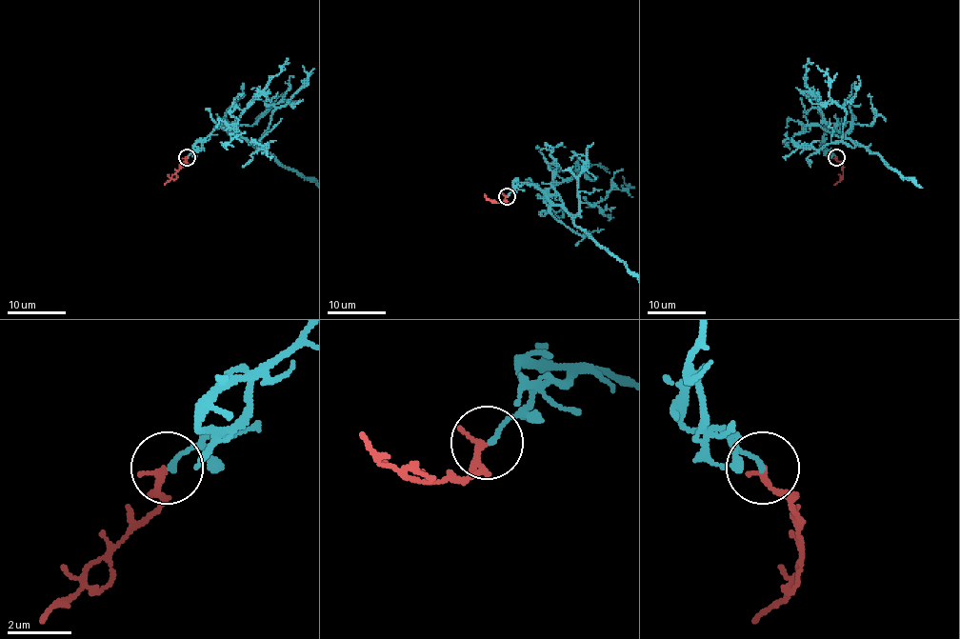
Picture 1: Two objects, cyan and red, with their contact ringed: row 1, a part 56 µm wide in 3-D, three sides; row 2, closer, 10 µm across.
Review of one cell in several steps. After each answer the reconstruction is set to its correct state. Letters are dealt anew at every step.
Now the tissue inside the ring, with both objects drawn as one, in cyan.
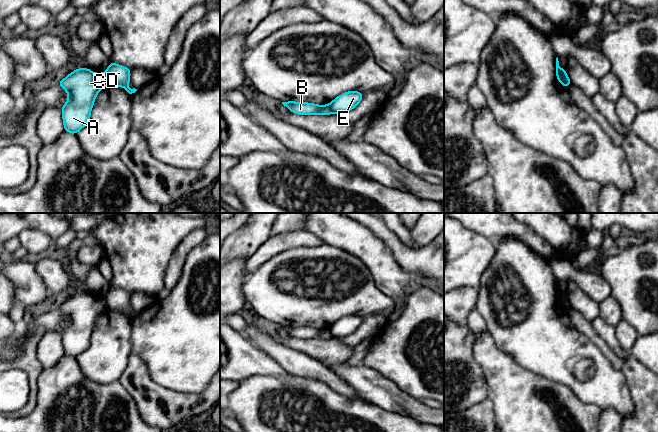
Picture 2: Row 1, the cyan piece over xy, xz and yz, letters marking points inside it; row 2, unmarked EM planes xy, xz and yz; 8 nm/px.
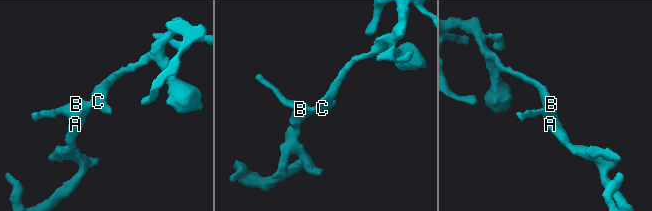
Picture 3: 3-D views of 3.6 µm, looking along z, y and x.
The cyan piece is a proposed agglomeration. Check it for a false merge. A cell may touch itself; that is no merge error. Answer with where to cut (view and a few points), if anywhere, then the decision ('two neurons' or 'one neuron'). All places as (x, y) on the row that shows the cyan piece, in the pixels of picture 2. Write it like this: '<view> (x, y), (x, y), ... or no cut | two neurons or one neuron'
xy (103, 73), (108, 84) | two neurons

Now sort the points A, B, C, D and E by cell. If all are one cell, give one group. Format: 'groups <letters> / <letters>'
groups A B D / C E

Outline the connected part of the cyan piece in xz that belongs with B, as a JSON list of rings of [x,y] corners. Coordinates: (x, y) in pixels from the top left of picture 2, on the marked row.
[[[286,101],[282,102],[284,106],[286,106],[290,112],[296,113],[298,115],[330,115],[332,111],[329,105],[317,105],[314,103],[306,103],[306,102],[293,102]]]

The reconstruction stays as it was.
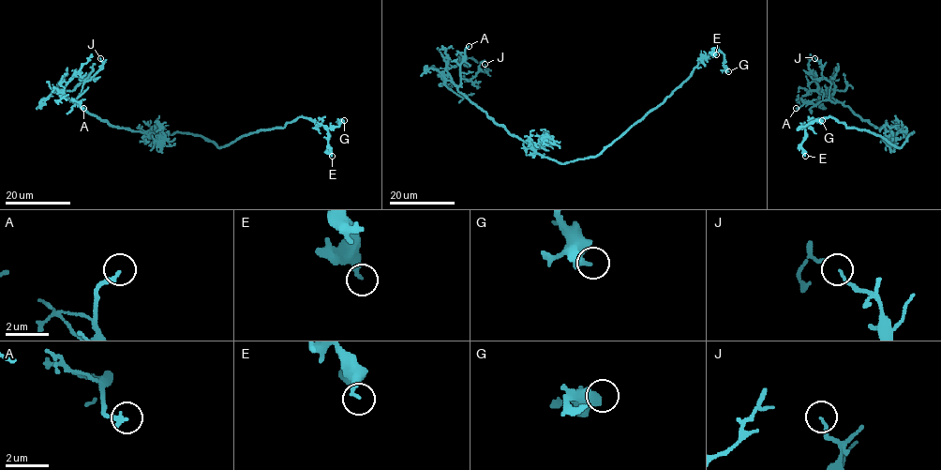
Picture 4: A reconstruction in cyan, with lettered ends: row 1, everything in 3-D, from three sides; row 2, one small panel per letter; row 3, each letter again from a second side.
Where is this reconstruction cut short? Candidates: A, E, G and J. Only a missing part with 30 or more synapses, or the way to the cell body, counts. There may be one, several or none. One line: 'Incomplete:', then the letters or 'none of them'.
Incomplete: none of them

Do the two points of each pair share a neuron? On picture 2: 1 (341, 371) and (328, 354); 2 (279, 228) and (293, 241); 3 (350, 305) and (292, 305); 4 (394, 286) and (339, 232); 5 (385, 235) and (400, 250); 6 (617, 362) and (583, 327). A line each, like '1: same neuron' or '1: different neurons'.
1: different neurons
2: different neurons
3: same neuron
4: same neuron
5: same neuron
6: same neuron

